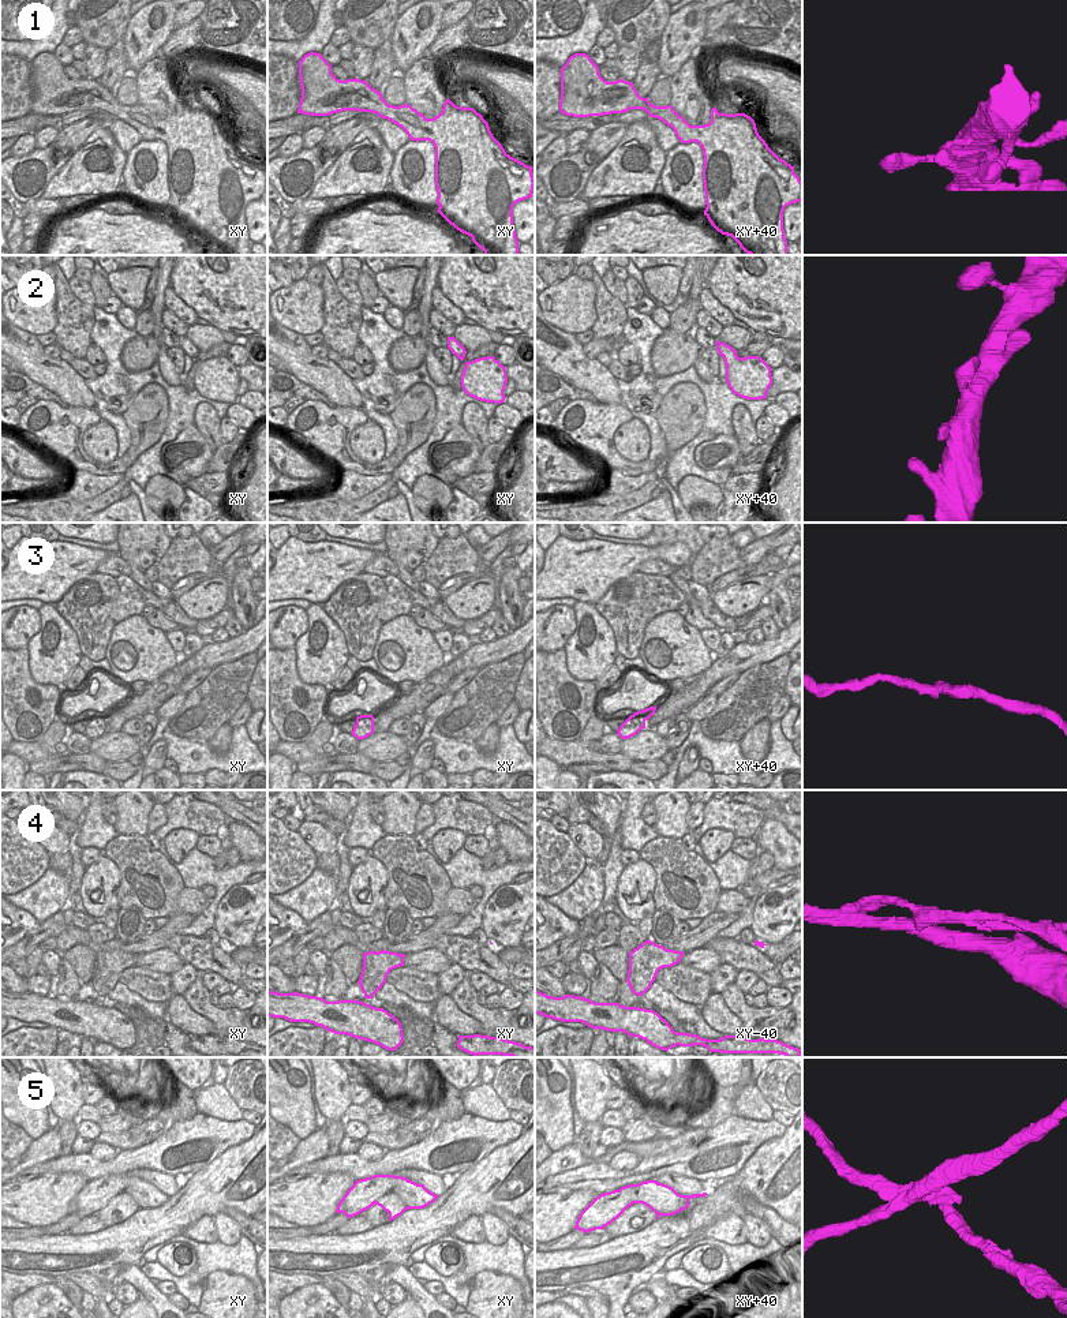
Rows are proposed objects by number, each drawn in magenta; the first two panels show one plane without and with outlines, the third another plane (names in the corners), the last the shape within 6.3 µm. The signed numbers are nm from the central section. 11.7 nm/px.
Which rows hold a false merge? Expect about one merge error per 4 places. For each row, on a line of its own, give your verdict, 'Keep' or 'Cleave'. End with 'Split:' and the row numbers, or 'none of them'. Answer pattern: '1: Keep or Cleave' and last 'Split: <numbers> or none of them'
1: Keep
2: Keep
3: Keep
4: Keep
5: Cleave
Split: 5

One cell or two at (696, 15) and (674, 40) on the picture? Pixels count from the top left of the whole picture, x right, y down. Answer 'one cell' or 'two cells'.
one cell

